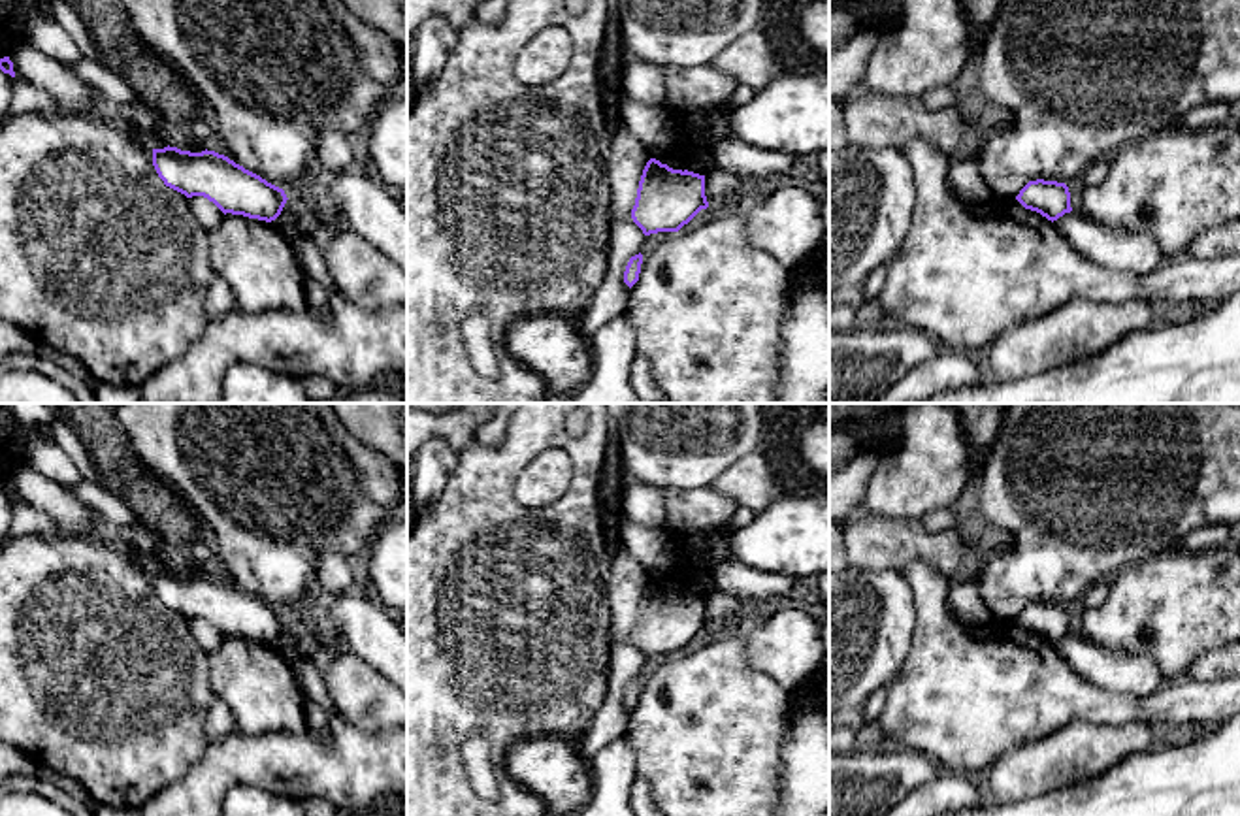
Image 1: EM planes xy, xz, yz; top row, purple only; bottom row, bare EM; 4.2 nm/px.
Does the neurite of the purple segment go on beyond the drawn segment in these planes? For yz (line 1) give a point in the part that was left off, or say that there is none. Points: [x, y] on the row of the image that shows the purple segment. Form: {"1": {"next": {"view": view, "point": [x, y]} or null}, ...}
{"1": {"next": null}}

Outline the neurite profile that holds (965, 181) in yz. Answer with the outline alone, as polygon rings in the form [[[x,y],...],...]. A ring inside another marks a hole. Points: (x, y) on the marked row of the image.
[[[972,158],[948,160],[948,188],[965,204],[982,204],[991,200],[989,187]]]

